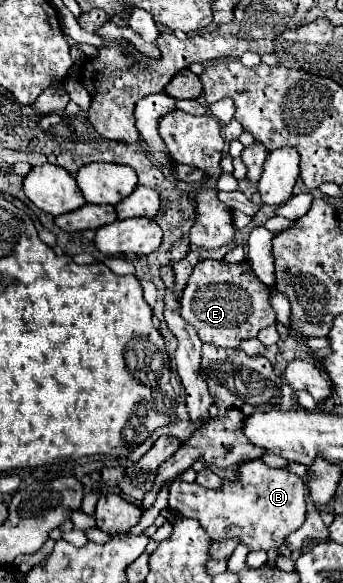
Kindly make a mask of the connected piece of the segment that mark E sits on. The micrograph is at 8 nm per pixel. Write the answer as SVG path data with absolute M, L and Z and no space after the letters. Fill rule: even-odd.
M200 261L182 291L182 317L194 325L202 343L216 347L238 347L240 341L252 339L260 329L274 325L276 317L268 303L268 289L254 275L246 273L242 263L228 265L224 261Z

